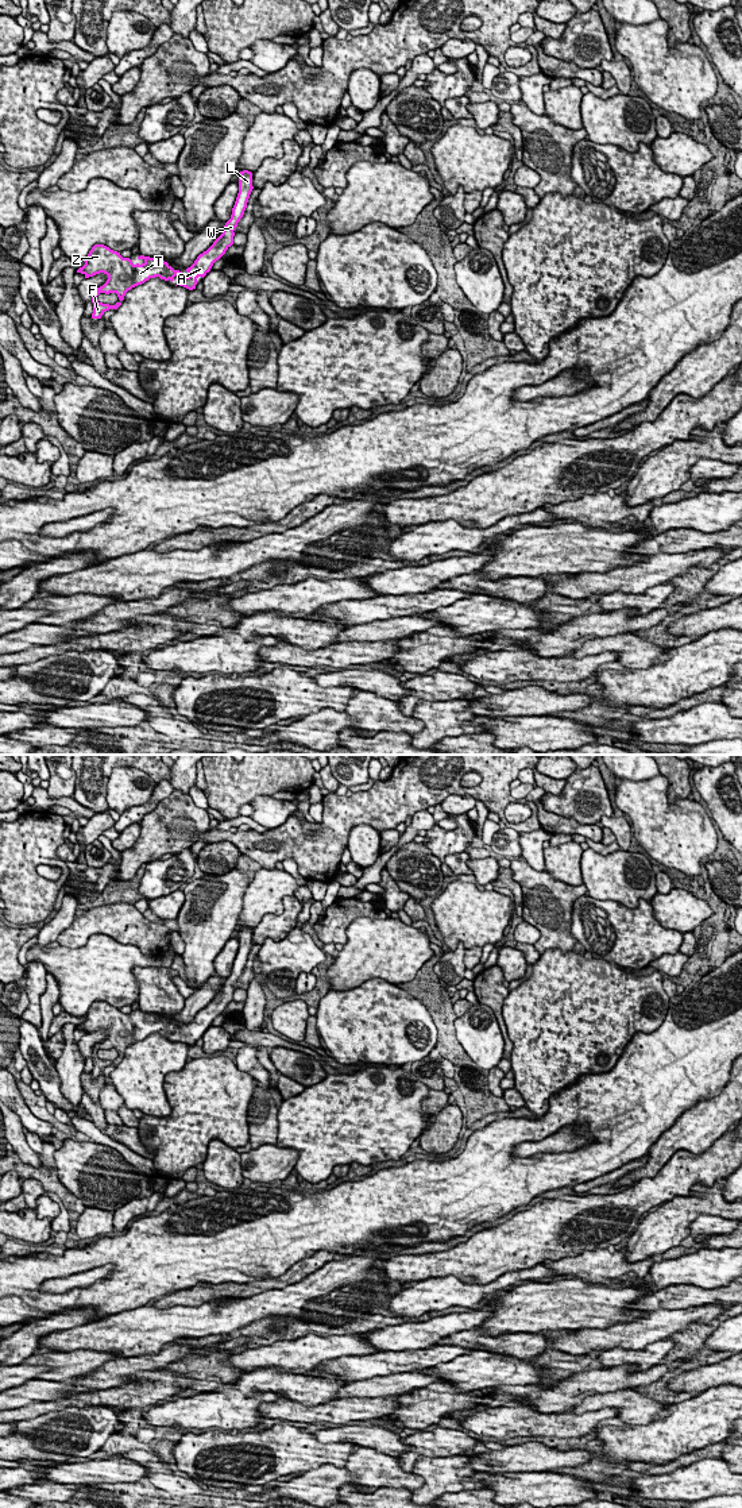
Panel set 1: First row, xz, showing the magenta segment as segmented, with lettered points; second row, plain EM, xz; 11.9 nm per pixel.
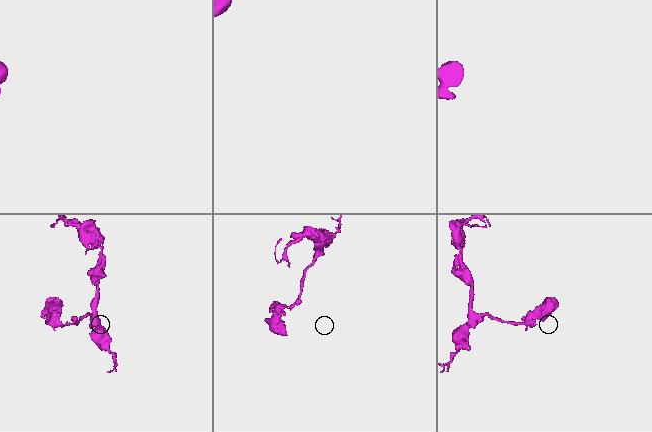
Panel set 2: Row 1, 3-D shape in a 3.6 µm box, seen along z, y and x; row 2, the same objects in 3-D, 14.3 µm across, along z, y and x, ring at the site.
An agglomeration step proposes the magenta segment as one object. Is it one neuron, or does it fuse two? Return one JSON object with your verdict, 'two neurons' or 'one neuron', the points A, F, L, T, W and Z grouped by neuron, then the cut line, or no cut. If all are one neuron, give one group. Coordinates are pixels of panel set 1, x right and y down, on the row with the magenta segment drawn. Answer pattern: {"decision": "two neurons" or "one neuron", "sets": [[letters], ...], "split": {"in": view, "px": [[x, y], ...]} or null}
{"decision": "one neuron", "sets": [["A", "F", "L", "T", "W", "Z"]], "split": null}

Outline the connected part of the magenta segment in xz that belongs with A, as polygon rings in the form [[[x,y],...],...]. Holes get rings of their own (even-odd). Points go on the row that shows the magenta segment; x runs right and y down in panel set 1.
[[[243,170],[239,174],[239,193],[232,208],[231,219],[225,223],[223,234],[213,242],[213,244],[200,254],[194,263],[186,269],[188,277],[182,271],[174,270],[167,262],[158,258],[150,258],[140,255],[138,259],[143,259],[142,265],[134,265],[130,258],[123,258],[120,252],[111,250],[104,244],[94,244],[89,251],[85,265],[77,270],[85,275],[85,278],[104,273],[108,275],[107,282],[97,288],[93,293],[93,313],[92,319],[101,319],[101,316],[109,309],[117,309],[124,300],[124,296],[132,288],[144,284],[150,278],[159,277],[165,281],[174,281],[178,277],[179,286],[189,290],[196,289],[197,278],[205,277],[213,263],[219,261],[225,251],[233,244],[235,228],[244,215],[250,194],[252,192],[252,173]],[[100,293],[116,293],[119,302],[115,305],[103,304],[97,300]]]

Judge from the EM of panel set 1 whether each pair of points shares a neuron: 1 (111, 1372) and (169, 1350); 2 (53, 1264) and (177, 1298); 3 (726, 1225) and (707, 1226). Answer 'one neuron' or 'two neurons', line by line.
1: one neuron
2: two neurons
3: one neuron

